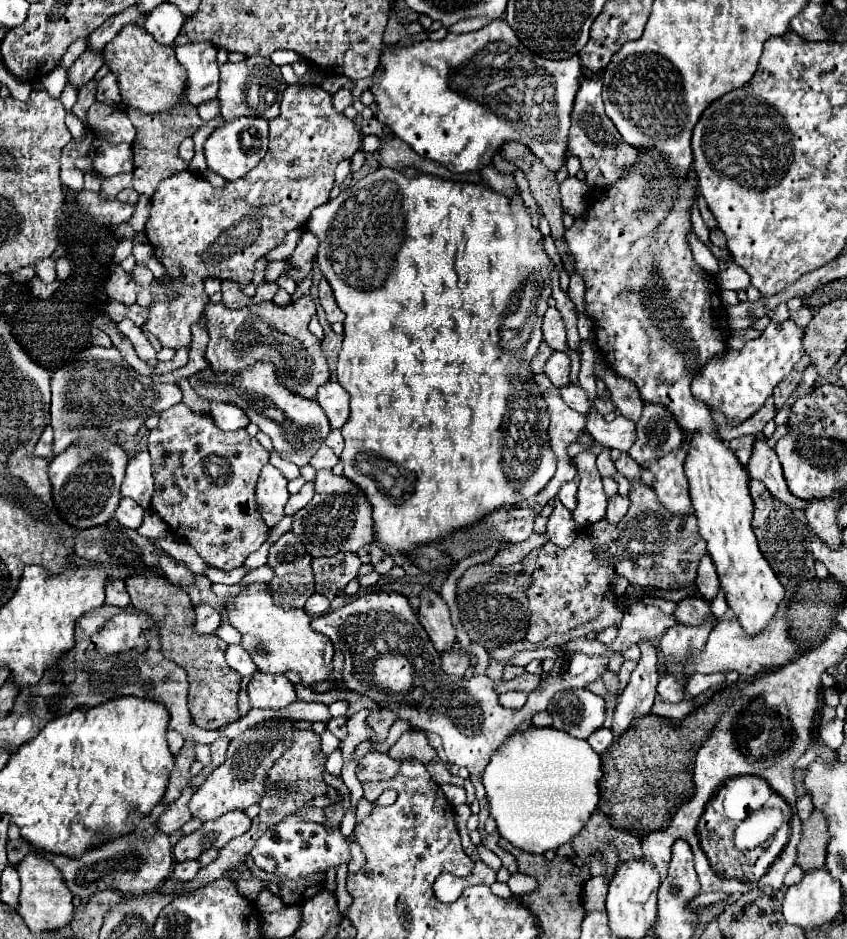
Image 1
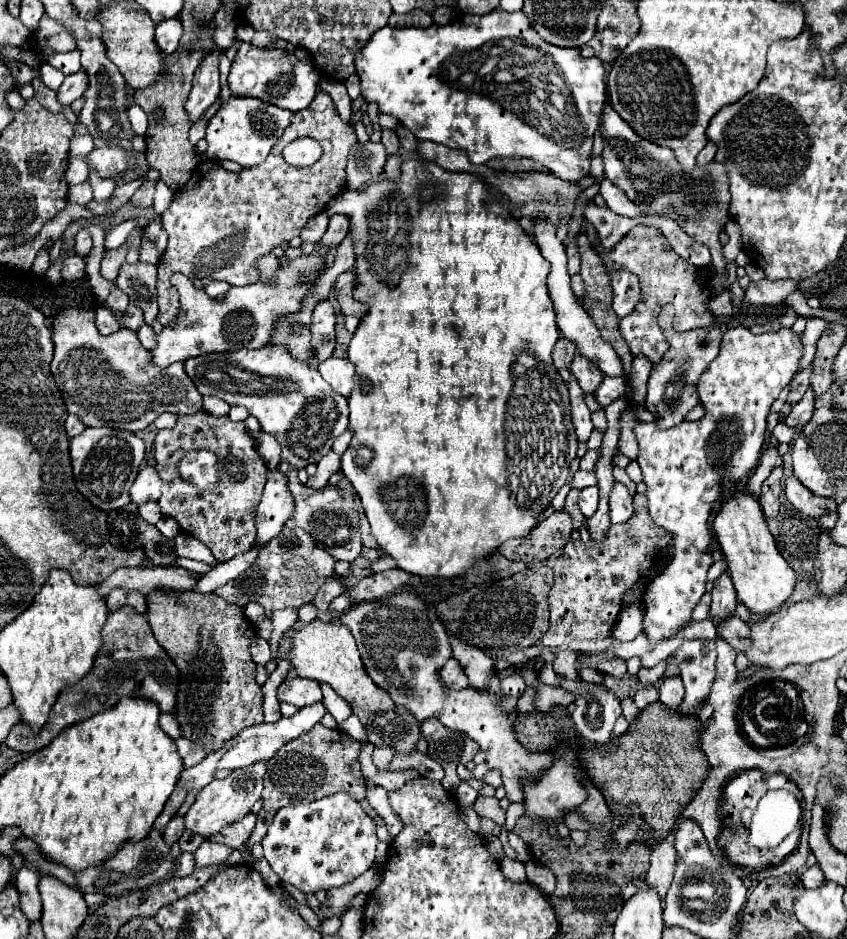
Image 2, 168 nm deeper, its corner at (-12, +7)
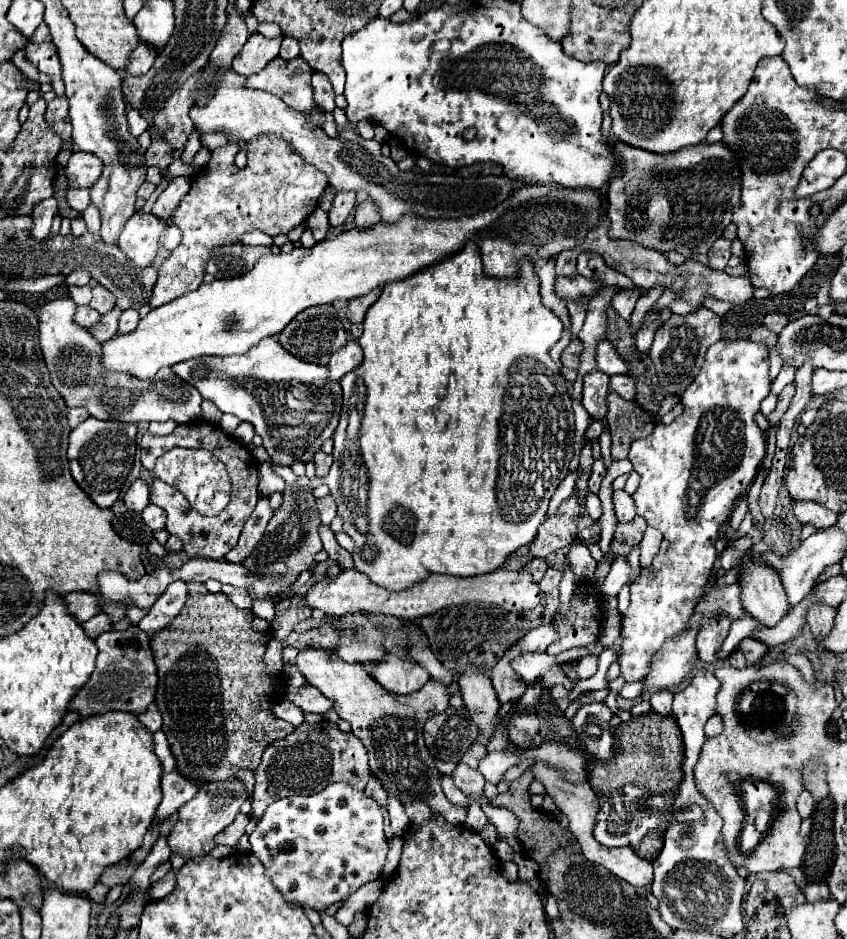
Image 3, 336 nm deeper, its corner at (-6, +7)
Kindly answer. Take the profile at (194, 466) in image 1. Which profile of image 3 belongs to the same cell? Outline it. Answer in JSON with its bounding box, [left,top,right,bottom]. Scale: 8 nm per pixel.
[140,420,260,560]

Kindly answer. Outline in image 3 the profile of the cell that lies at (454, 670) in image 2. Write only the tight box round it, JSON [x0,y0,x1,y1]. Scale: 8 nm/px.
[296,646,466,824]

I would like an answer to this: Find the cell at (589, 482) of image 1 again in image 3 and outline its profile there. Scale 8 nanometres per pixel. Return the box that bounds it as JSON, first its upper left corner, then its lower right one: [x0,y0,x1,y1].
[612,490,636,522]

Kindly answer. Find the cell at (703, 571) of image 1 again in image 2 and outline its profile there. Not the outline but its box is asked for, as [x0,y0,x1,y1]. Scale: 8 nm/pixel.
[710,572,738,624]

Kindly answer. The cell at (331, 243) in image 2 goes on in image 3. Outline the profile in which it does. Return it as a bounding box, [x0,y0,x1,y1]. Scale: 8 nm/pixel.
[328,192,356,228]

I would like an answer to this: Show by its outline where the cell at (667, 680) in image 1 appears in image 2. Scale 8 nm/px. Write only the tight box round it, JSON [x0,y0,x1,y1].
[658,676,684,710]

